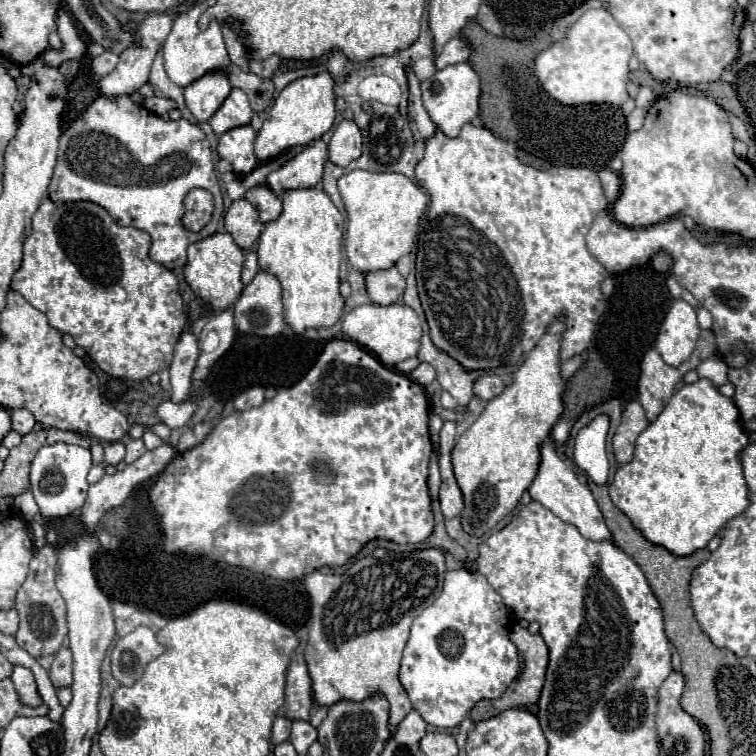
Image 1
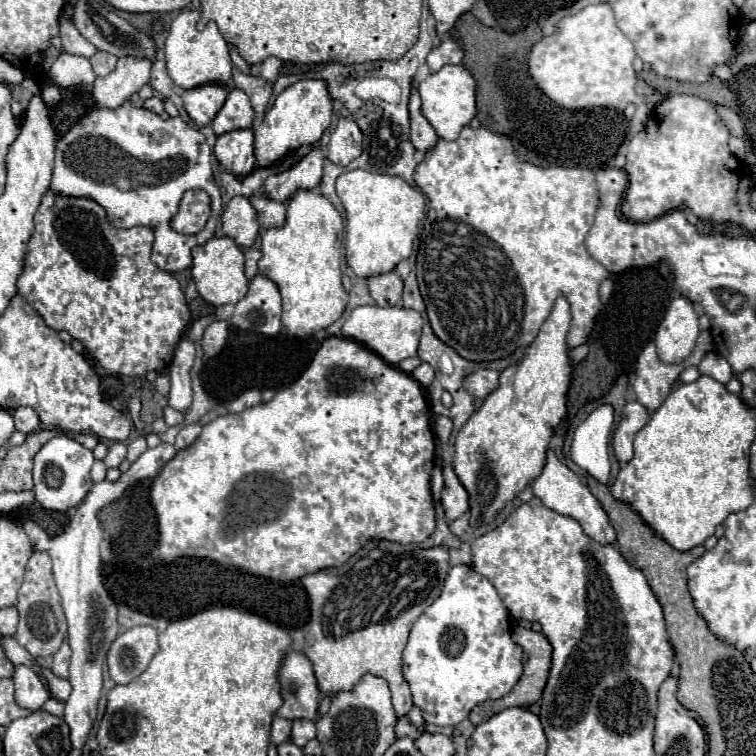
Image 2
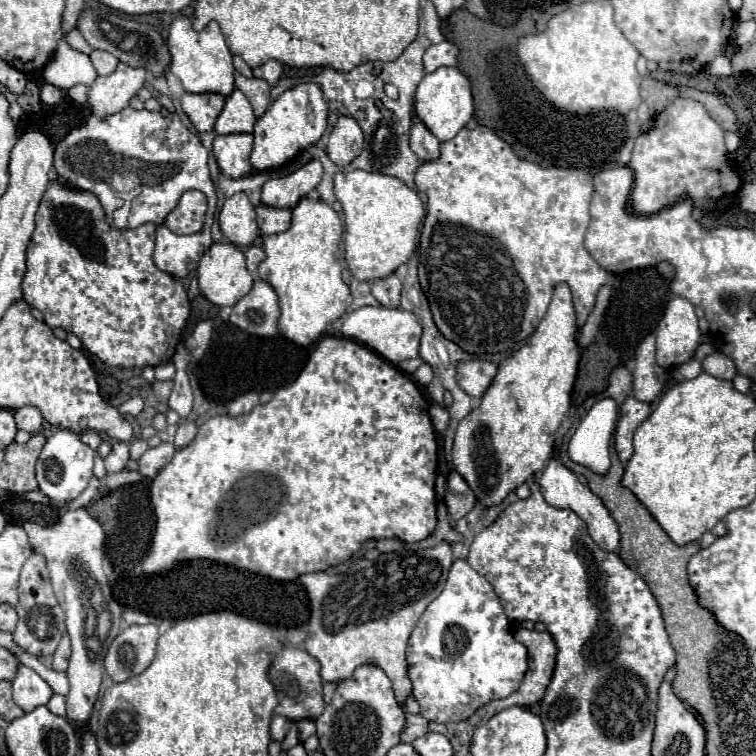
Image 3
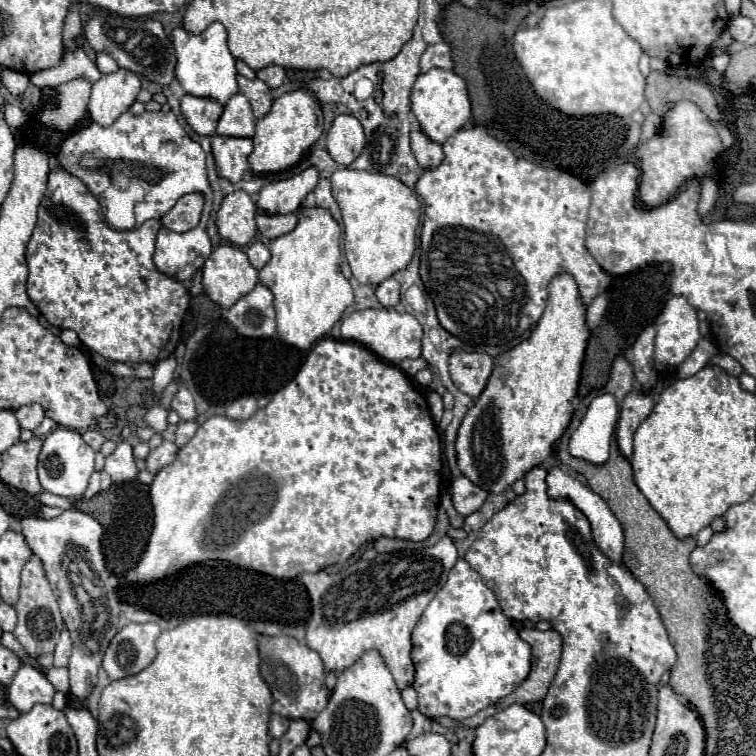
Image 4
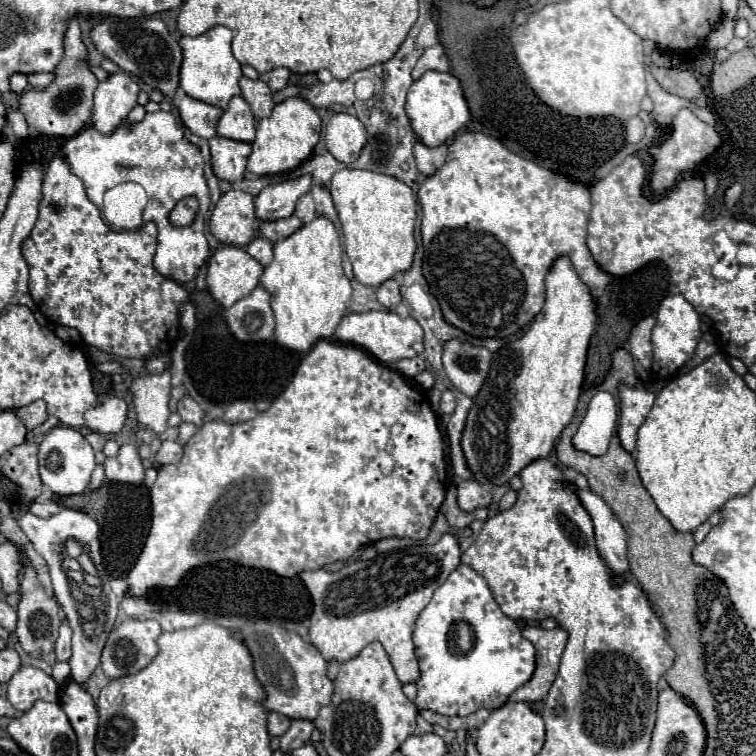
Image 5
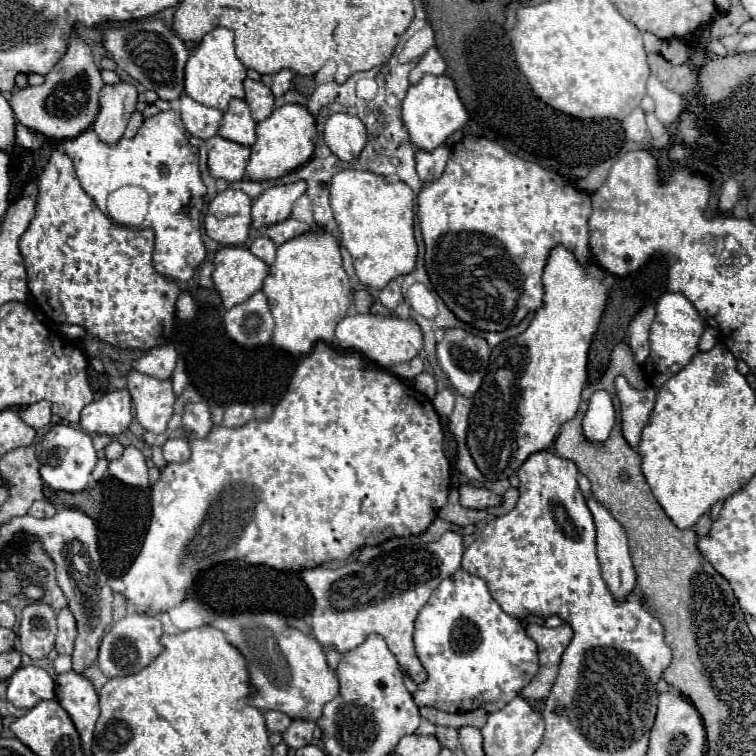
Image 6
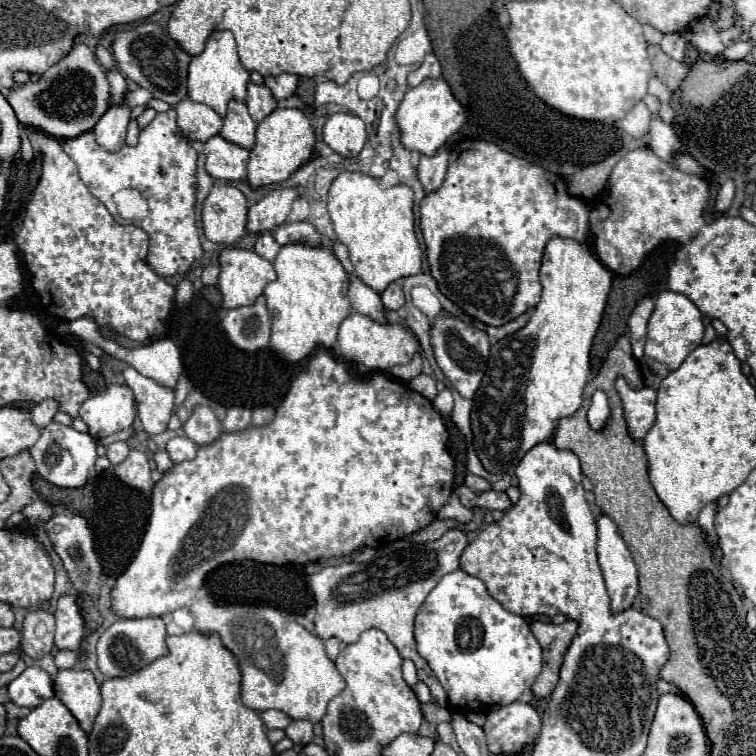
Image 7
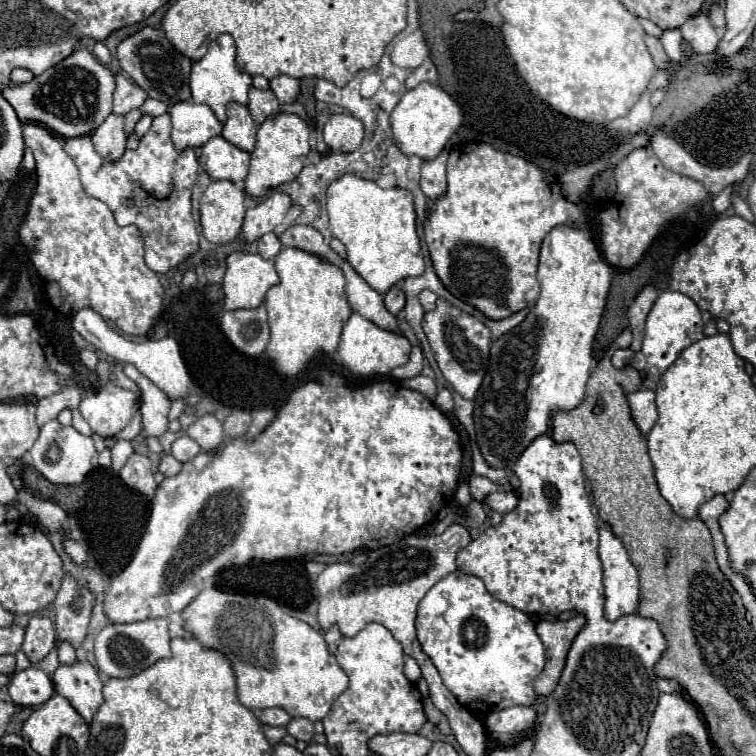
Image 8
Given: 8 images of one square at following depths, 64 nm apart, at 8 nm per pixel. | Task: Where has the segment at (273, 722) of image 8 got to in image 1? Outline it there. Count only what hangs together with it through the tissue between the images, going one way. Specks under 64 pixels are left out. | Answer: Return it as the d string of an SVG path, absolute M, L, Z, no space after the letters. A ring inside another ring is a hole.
M278 716L278 718L274 720L274 726L272 726L272 744L274 744L274 746L288 740L288 736L290 736L290 726L292 726L292 720L288 720L288 718Z

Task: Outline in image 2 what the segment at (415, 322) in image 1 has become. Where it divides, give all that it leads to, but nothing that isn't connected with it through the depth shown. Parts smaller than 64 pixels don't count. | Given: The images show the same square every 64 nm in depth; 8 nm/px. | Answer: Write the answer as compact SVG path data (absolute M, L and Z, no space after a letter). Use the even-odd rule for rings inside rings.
M358 306L356 310L350 312L350 316L346 318L346 322L342 326L342 336L366 344L388 364L398 364L400 360L416 356L420 332L422 332L422 316L418 312L402 308L402 306L390 306L390 308Z

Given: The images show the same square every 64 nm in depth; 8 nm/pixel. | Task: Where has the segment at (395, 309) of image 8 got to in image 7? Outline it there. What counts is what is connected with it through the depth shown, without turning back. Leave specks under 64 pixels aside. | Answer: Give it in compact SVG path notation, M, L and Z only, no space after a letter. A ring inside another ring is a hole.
M392 282L384 292L382 292L382 302L386 310L398 310L404 306L404 292L400 288L400 284Z

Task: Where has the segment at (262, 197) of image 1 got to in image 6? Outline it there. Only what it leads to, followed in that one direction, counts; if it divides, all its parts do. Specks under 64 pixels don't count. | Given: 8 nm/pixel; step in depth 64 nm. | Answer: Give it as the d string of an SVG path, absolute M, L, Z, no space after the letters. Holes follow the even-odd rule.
M288 218L288 220L280 222L280 224L274 224L274 226L266 228L266 234L280 246L280 244L284 244L286 240L290 240L292 236L296 238L296 236L302 236L302 234L306 234L306 232L310 232L310 230L312 230L312 228L310 228L306 222L298 222L298 220Z

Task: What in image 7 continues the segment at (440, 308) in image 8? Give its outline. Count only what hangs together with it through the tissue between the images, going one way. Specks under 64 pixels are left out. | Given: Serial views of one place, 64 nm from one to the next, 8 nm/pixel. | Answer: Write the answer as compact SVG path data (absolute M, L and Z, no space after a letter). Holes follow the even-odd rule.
M442 310L430 326L430 340L432 340L436 362L438 362L440 370L444 372L444 376L450 380L450 384L460 392L460 396L474 398L474 394L480 386L480 380L486 372L486 362L488 362L488 354L490 354L488 334L484 330L476 328L474 324L458 320L456 316Z

